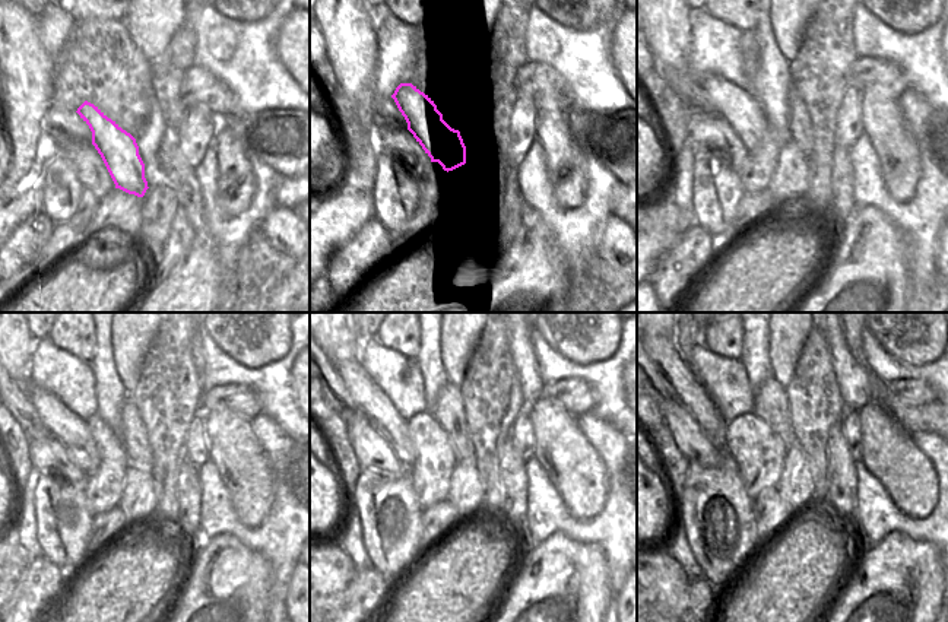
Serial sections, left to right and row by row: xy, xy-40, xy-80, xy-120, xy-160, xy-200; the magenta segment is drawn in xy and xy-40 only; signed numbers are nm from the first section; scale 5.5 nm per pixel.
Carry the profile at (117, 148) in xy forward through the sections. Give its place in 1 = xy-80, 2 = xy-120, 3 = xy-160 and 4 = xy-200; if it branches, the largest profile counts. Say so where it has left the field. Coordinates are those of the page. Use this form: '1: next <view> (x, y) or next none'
1: next xy-80 (742, 111)
2: next xy-120 (73, 431)
3: next xy-160 (373, 403)
4: next xy-200 (688, 390)

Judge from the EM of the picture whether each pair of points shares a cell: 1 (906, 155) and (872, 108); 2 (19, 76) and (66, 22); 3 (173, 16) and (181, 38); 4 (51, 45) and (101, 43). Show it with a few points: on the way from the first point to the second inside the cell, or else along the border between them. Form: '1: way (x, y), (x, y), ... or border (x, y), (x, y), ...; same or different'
1: way (894, 143), (882, 120); same
2: border (35, 16), (40, 43), (53, 60); different
3: border (184, 21), (157, 56); different
4: border (78, 22), (66, 45), (54, 60); different

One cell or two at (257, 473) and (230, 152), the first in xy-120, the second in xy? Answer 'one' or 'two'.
one

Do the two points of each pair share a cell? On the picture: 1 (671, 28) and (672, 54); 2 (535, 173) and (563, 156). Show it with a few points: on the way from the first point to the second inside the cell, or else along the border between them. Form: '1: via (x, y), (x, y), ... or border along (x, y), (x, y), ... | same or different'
1: via (671, 34), (671, 48) | same
2: border along (536, 137), (544, 149), (544, 165), (554, 200) | different

